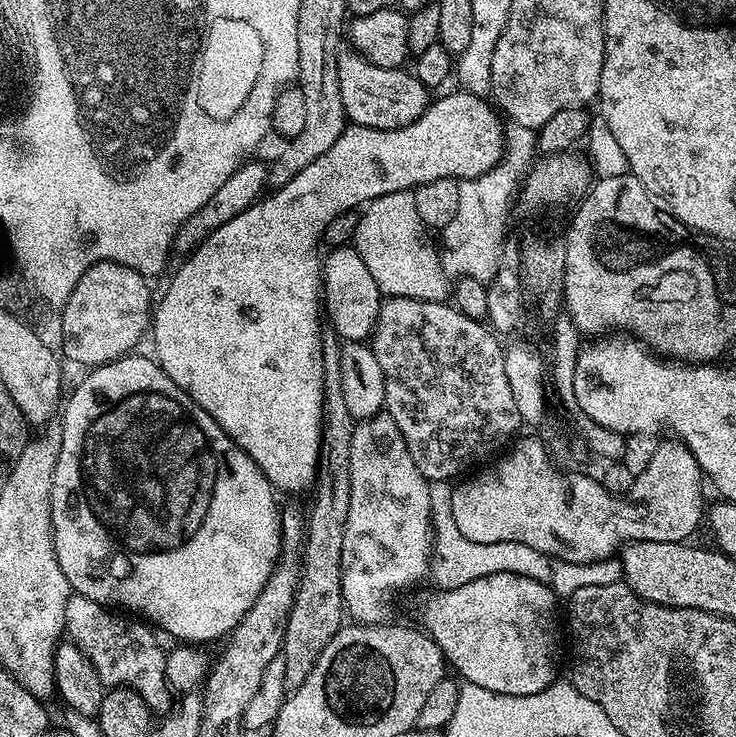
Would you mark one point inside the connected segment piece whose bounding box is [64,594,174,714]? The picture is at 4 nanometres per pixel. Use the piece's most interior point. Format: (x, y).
(126, 654)

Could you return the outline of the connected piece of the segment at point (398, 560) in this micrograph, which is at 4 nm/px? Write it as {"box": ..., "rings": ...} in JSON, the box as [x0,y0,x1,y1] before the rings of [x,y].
{"box":[342,410,432,624],"rings":[[[387,410],[379,412],[357,423],[354,439],[350,441],[350,514],[346,514],[346,535],[342,538],[342,598],[345,613],[357,624],[382,624],[393,619],[392,599],[396,592],[403,588],[412,588],[420,579],[427,577],[432,563],[432,507],[430,506],[430,482],[414,466],[414,458],[410,458],[410,449],[406,447],[406,438],[402,430],[390,418]]]}

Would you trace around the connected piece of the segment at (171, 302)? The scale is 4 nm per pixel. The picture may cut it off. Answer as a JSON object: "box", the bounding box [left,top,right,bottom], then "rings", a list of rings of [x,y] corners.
{"box":[150,90,505,493],"rings":[[[463,90],[455,91],[449,96],[442,97],[441,100],[433,99],[424,114],[405,128],[374,130],[349,123],[344,133],[338,138],[338,142],[334,142],[334,146],[330,146],[326,154],[314,158],[314,162],[310,162],[306,170],[298,170],[298,174],[294,174],[290,182],[269,191],[249,208],[242,210],[238,218],[230,218],[226,226],[218,226],[193,252],[187,253],[185,260],[188,261],[173,274],[172,281],[169,282],[168,289],[164,292],[164,297],[161,300],[159,297],[155,305],[154,315],[150,320],[150,340],[152,336],[152,344],[156,347],[156,352],[154,351],[156,363],[168,375],[170,382],[174,382],[185,394],[194,398],[194,402],[198,402],[198,406],[202,406],[202,410],[206,410],[206,414],[210,414],[210,418],[214,418],[218,426],[226,430],[226,434],[234,443],[243,452],[250,454],[250,458],[254,458],[262,474],[266,474],[273,488],[281,493],[304,491],[307,493],[316,483],[316,474],[320,466],[320,439],[324,436],[324,379],[322,378],[324,355],[320,341],[322,335],[322,327],[320,328],[320,320],[322,324],[322,251],[320,252],[320,248],[322,249],[322,237],[326,226],[330,226],[330,222],[334,222],[334,218],[338,218],[344,212],[359,209],[369,204],[374,198],[382,198],[382,194],[414,190],[419,184],[434,182],[438,178],[452,178],[458,181],[473,180],[489,172],[504,158],[505,125],[500,124],[501,117],[494,111],[493,105],[483,95]]]}

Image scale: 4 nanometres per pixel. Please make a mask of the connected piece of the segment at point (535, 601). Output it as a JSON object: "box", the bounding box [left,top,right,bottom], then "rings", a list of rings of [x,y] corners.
{"box":[420,574,558,696],"rings":[[[490,574],[486,578],[474,578],[474,582],[466,582],[466,586],[457,588],[445,588],[433,591],[433,596],[428,596],[424,600],[424,605],[420,608],[420,620],[423,631],[431,636],[432,641],[442,650],[445,661],[452,664],[460,671],[461,681],[482,686],[482,690],[494,690],[494,694],[510,694],[511,696],[525,696],[526,694],[538,694],[546,690],[557,679],[556,676],[556,603],[558,597],[545,581],[526,578],[522,574]]]}

